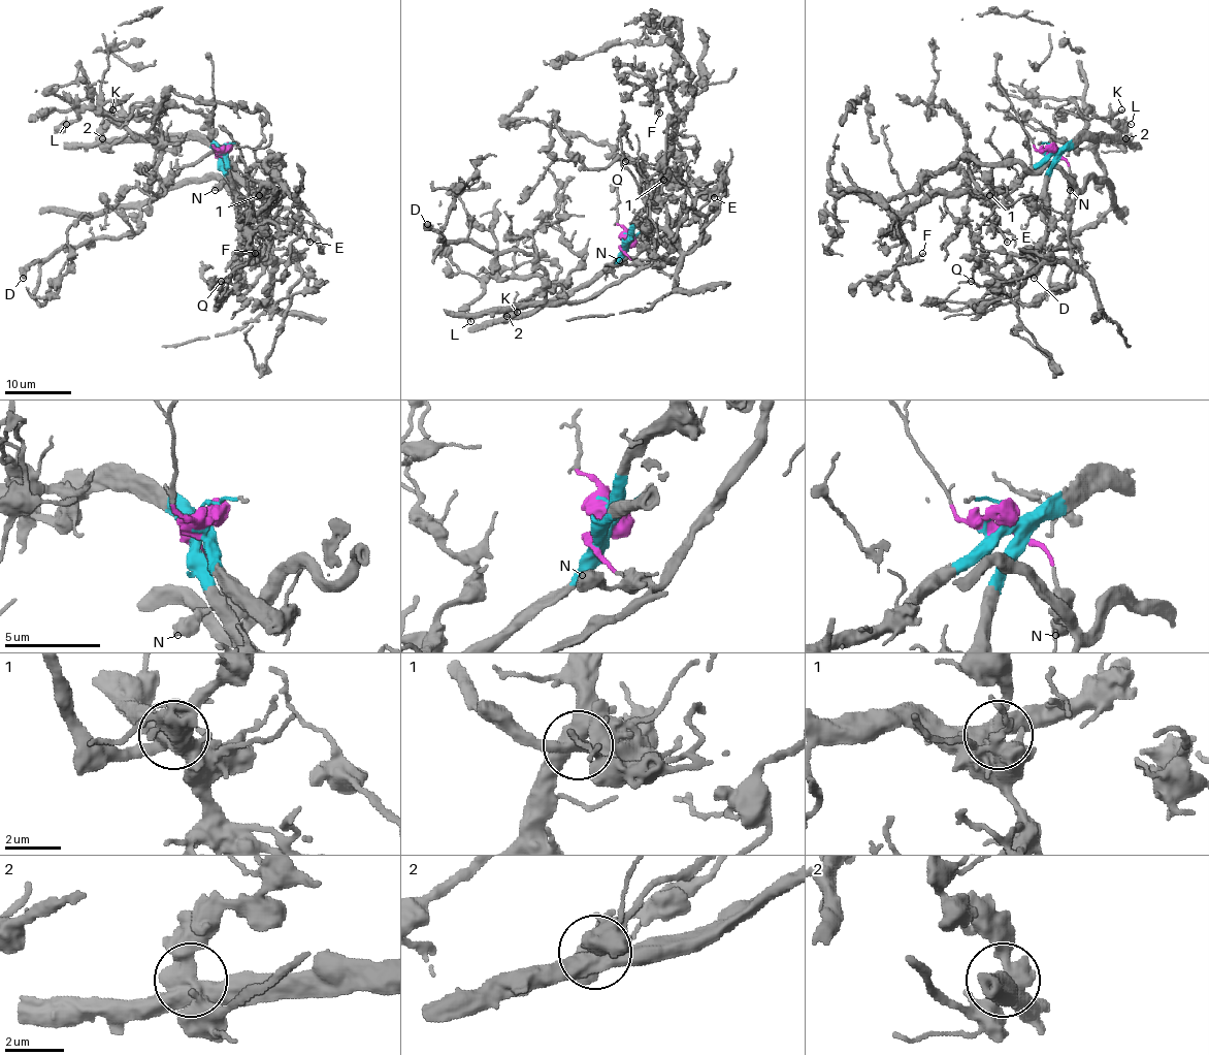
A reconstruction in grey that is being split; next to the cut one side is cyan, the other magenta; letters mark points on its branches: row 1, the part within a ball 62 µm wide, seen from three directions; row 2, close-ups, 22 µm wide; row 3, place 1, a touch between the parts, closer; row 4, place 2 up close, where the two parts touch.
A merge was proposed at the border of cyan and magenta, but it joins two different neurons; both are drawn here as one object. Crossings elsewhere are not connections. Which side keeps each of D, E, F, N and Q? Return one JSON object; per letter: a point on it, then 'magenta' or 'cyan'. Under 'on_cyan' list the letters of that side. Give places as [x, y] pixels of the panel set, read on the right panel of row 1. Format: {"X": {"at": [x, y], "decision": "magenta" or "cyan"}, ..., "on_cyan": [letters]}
{"D": {"at": [1034, 278], "decision": "magenta"}, "E": {"at": [1007, 242], "decision": "cyan"}, "F": {"at": [922, 253], "decision": "cyan"}, "N": {"at": [1070, 190], "decision": "magenta"}, "Q": {"at": [971, 281], "decision": "cyan"}, "on_cyan": ["E", "F", "Q"]}

